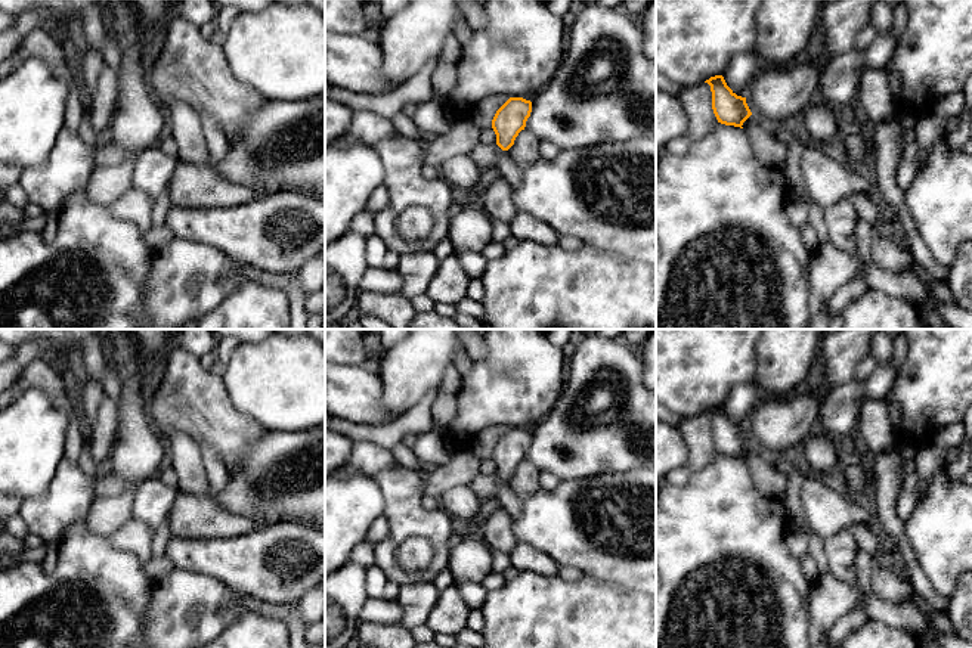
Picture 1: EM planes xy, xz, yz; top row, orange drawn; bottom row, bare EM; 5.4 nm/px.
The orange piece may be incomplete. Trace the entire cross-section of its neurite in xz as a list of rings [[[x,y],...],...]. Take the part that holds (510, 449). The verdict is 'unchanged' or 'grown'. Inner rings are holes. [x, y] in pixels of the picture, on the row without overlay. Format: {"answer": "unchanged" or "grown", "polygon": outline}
{"answer": "grown", "polygon": [[[510,428],[495,444],[492,459],[496,472],[492,475],[477,474],[468,484],[483,502],[496,497],[502,481],[508,481],[516,468],[526,458],[526,452],[532,443],[532,432],[523,428]]]}

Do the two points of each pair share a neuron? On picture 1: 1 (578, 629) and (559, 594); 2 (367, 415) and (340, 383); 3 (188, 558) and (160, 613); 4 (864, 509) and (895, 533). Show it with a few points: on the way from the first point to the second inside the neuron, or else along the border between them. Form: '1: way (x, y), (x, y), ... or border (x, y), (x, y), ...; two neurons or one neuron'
1: way (569, 622), (559, 611), (559, 602); one neuron
2: way (365, 408), (347, 390); one neuron
3: border (176, 567), (185, 571), (209, 574), (214, 579); two neurons
4: border (867, 502), (875, 517); two neurons

